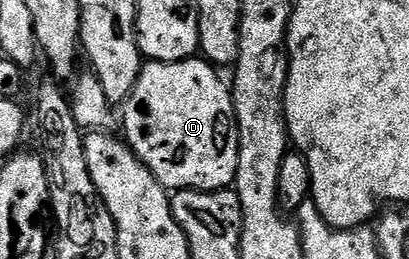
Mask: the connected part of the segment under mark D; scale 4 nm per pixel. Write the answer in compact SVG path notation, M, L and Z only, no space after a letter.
M201 56L179 62L147 61L121 107L120 130L125 141L167 191L233 187L238 167L238 121L231 87L225 86L217 73Z

